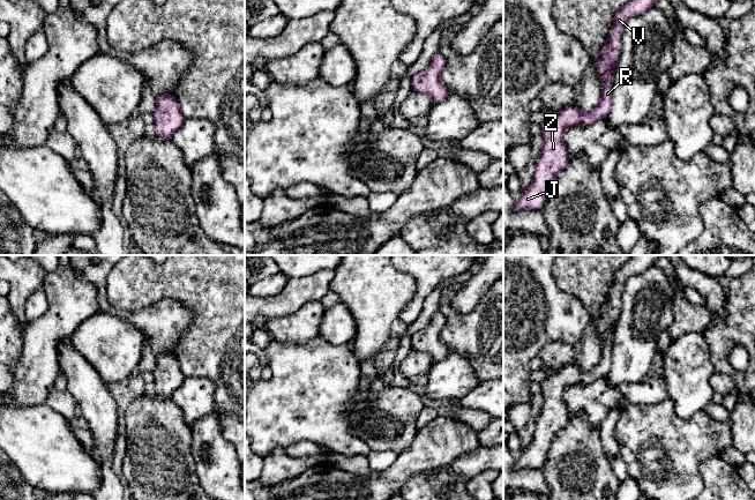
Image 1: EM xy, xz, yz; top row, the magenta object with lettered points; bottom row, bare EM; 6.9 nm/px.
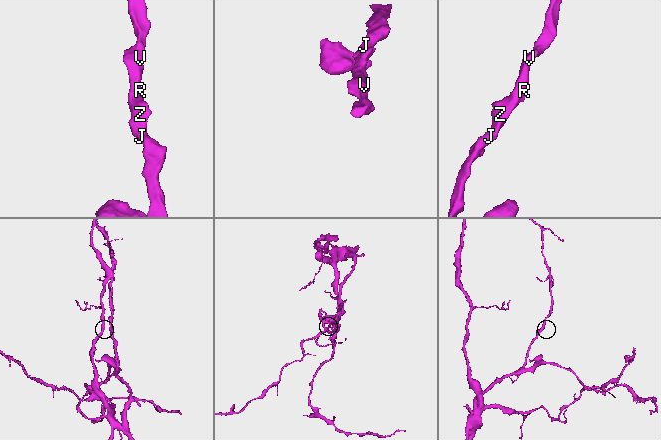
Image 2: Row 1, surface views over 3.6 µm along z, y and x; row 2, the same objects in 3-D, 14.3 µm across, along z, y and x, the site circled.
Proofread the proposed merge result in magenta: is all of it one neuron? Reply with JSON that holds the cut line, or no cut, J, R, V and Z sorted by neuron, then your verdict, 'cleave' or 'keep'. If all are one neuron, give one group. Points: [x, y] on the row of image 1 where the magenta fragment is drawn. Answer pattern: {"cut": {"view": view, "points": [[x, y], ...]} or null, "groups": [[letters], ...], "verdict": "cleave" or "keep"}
{"cut": null, "groups": [["J", "R", "V", "Z"]], "verdict": "keep"}

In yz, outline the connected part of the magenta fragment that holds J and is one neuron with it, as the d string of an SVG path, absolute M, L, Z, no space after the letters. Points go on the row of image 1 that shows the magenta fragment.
M628 0L614 15L606 44L600 48L597 64L598 75L603 80L601 97L598 105L588 113L575 106L568 106L551 115L540 125L539 134L544 139L533 180L516 199L516 211L540 209L548 195L556 174L569 163L563 133L574 126L589 126L605 119L612 107L612 85L614 72L620 59L621 35L626 22L634 16L655 7L657 0Z

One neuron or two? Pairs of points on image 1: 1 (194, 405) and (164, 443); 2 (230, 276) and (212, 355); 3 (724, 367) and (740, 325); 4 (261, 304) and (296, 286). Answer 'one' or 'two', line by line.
1: two
2: one
3: one
4: one

